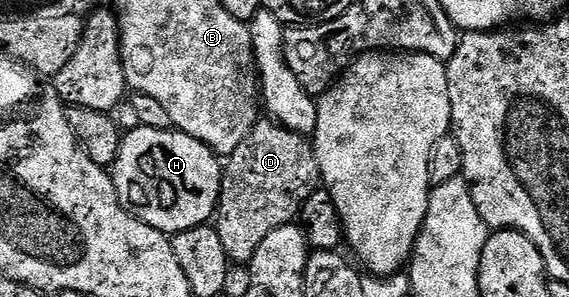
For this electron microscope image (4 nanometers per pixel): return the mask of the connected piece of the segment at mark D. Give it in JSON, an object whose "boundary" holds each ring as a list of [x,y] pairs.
{"boundary":[[[272,118],[258,119],[253,129],[239,142],[239,146],[235,146],[235,150],[229,153],[221,174],[221,195],[217,201],[215,227],[219,242],[223,242],[223,250],[230,261],[252,260],[259,242],[268,232],[275,230],[283,222],[296,221],[301,214],[301,203],[313,193],[318,180],[317,155],[312,139],[283,127]]]}

